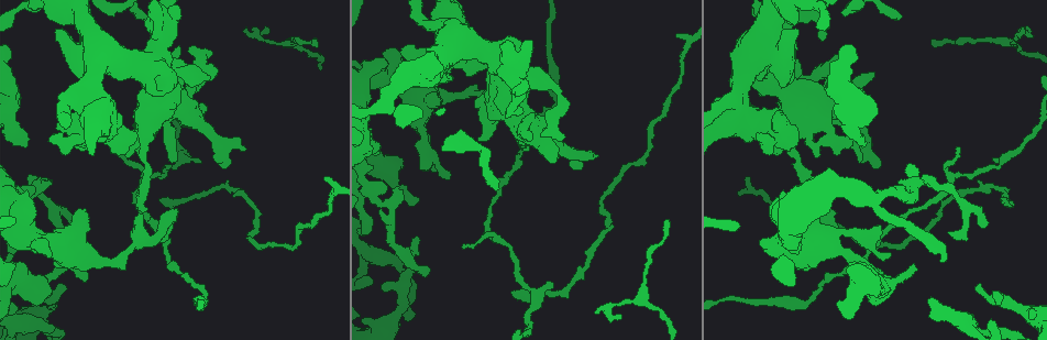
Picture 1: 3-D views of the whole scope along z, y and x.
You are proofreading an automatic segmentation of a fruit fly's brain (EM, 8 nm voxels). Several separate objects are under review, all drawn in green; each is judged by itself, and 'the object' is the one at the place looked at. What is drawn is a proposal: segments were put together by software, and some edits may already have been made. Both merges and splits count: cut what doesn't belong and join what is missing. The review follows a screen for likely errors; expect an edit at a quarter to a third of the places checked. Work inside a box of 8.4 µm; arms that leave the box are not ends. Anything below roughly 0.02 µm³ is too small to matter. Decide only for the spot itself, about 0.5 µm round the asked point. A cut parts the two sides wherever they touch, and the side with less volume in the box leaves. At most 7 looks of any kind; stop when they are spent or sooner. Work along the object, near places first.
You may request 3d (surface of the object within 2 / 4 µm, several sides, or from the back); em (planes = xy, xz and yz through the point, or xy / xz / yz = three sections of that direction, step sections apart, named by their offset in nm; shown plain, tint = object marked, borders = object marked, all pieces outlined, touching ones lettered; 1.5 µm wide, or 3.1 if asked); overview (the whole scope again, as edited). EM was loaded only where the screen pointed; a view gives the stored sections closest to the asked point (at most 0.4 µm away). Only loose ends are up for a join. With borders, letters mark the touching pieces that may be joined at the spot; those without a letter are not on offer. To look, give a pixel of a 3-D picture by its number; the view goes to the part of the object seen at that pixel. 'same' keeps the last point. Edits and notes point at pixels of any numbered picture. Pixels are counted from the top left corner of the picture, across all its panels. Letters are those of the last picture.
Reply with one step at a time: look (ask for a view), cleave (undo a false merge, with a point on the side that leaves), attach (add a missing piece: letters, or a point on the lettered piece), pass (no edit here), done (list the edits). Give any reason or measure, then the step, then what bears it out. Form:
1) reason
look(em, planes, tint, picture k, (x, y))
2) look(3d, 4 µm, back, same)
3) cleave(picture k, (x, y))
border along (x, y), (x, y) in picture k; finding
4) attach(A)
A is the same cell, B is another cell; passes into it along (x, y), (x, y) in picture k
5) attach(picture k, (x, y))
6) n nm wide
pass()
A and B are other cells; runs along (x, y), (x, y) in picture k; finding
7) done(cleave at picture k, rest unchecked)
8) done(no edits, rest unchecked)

tapers out
look(em, yz, step 8, borders, picture 1, (463, 246))

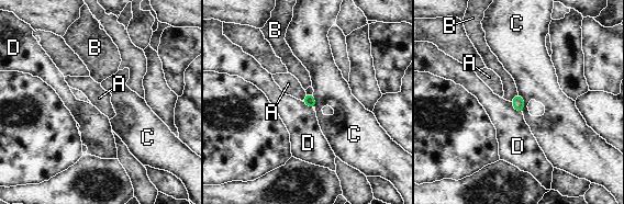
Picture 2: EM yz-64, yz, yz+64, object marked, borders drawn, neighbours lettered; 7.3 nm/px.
cut it another way
look(em, planes, borders, same)

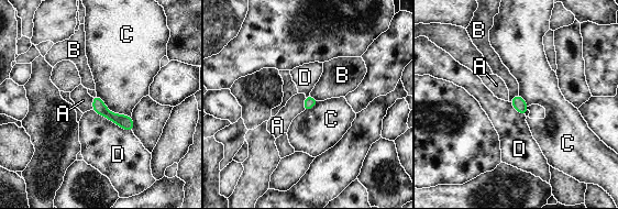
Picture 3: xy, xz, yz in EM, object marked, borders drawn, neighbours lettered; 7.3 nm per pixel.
D touches over 340 nm
pass()
A, B, C and D are other cells; border along (305, 96), (302, 110) in picture 3; no lettered piece goes on from it

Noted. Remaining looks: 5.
an open end
look(em, planes, borders, picture 1, (178, 211))

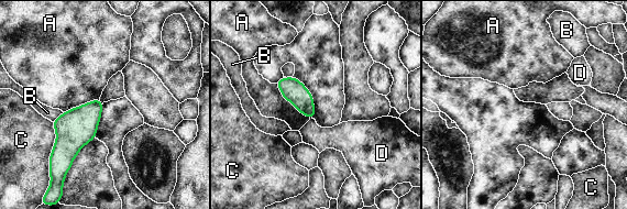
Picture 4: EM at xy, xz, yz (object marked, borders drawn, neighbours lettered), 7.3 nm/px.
160 nm wide
pass()
A, B, C and D are other cells; border along (275, 84), (281, 95), (309, 119) in picture 4; none of them fits

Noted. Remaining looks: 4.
an open end
look(3d, 2 µm, picture 1, (199, 162))

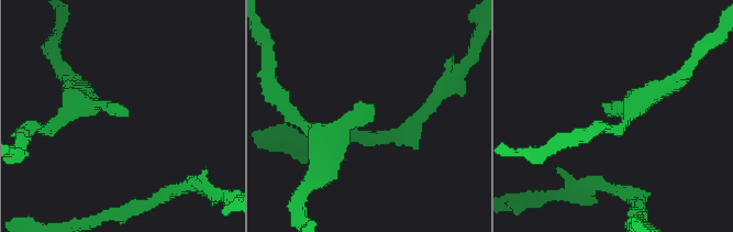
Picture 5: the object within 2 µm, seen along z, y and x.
look(em, yz, step 8, borders, picture 5, (620, 117))

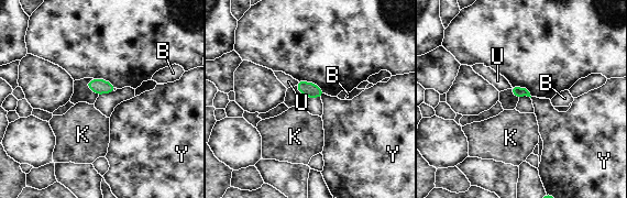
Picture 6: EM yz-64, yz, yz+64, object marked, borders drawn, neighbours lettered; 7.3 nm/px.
80 nm wide
pass()
B, K, U and Y are other cells; border along (325, 94), (320, 97) in picture 6; no lettered piece goes on from it

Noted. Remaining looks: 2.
done(no edits, rest unchecked)

